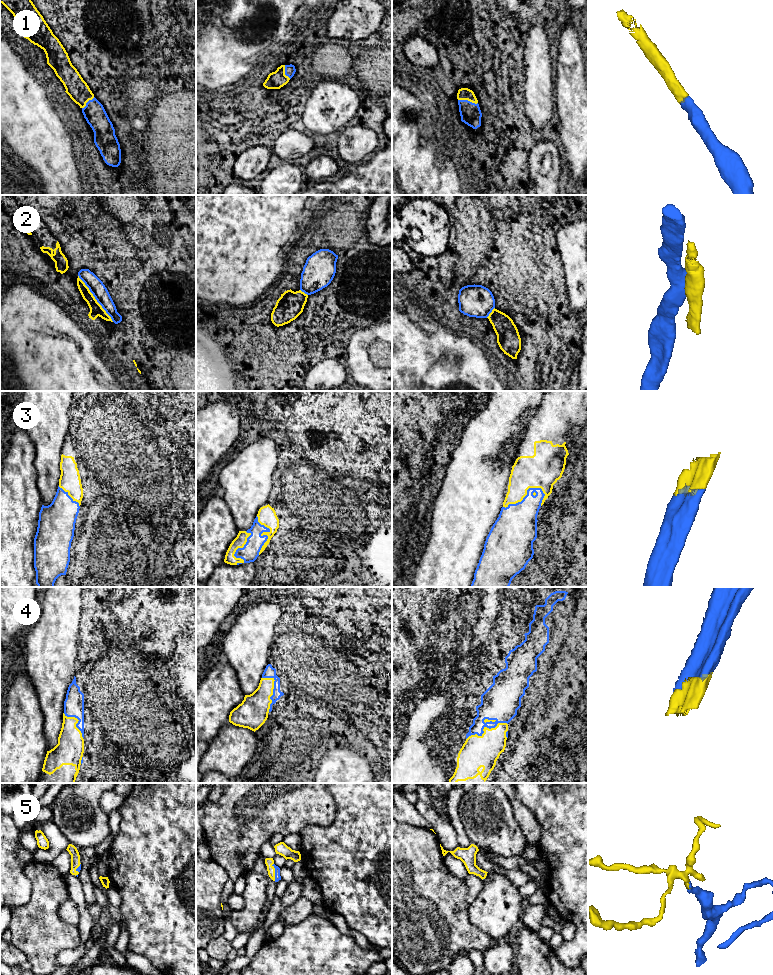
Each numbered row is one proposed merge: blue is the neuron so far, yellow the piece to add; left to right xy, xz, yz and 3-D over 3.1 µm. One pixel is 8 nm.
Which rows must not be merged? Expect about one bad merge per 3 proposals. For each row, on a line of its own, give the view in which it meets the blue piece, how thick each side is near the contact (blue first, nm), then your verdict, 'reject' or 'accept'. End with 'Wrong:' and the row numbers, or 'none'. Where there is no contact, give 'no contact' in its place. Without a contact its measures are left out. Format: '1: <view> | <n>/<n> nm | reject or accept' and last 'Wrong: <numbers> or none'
1: yz | 170/100 nm | accept
2: xy | 120/100 nm | reject
3: yz | 320/280 nm | accept
4: yz | 300/260 nm | accept
5: xz | 50/70 nm | accept
Wrong: 2

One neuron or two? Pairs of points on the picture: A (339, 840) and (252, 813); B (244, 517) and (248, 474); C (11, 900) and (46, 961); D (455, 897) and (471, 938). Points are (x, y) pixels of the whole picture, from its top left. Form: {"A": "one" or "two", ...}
{"A": "two", "B": "one", "C": "two", "D": "one"}

